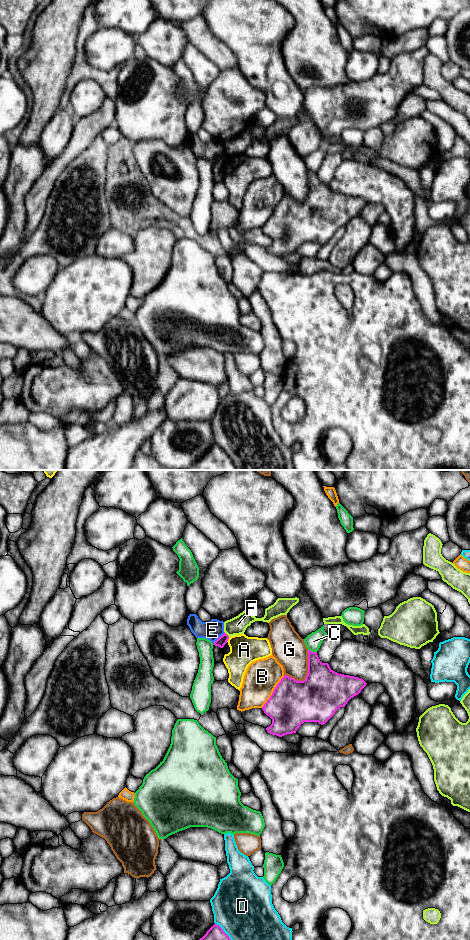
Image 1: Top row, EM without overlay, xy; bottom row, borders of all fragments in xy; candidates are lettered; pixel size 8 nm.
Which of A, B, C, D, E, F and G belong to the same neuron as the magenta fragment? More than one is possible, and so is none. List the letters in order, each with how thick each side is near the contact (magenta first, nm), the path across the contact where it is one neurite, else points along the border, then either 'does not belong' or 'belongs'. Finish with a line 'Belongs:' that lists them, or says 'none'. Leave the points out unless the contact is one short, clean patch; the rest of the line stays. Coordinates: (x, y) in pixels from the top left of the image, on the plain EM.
A: calibres 80 and 240 nm; does not belong
B: calibres 360 and 280 nm; does not belong
C: calibres 240 and 140 nm; does not belong
D: calibres 300 and 460 nm; does not belong
E: calibres 80 and 160 nm; border xy (224, 152), (213, 163); does not belong
F: calibres 80 and 140 nm; does not belong
G: calibres 360 and 260 nm; does not belong
Belongs: none

